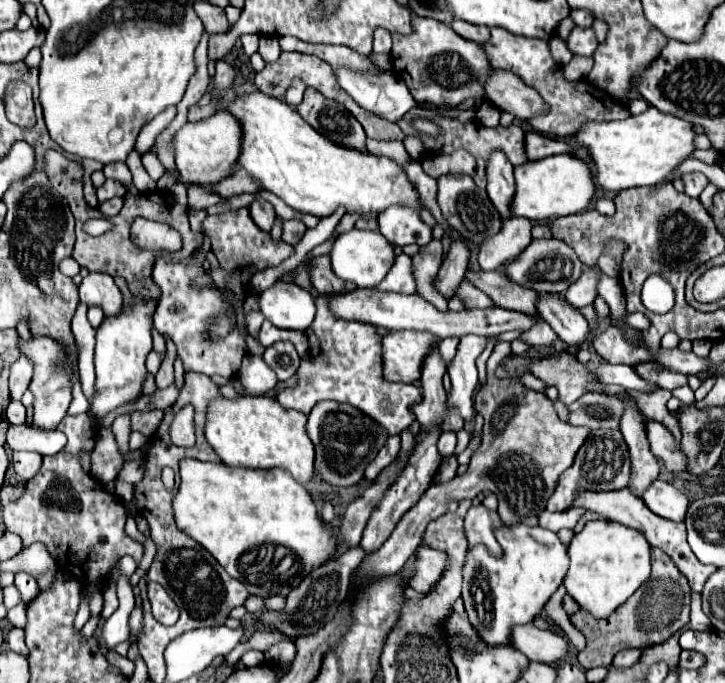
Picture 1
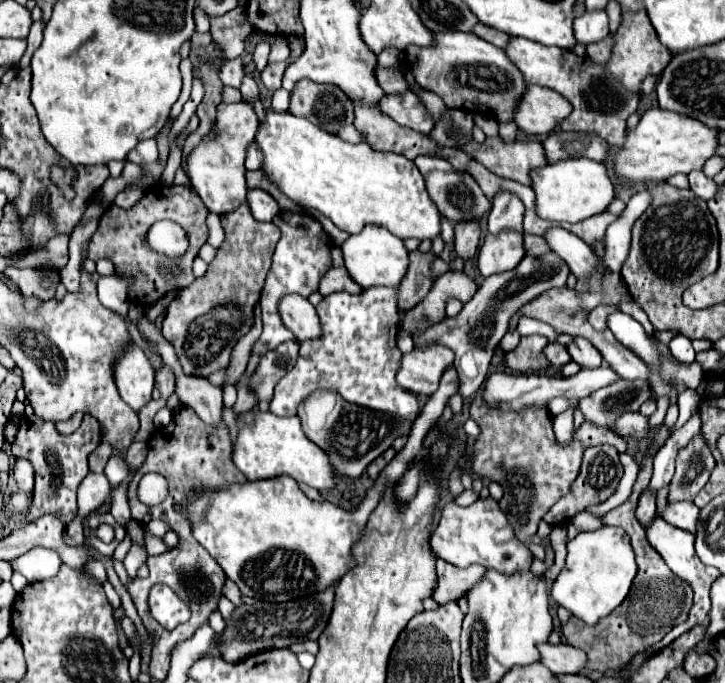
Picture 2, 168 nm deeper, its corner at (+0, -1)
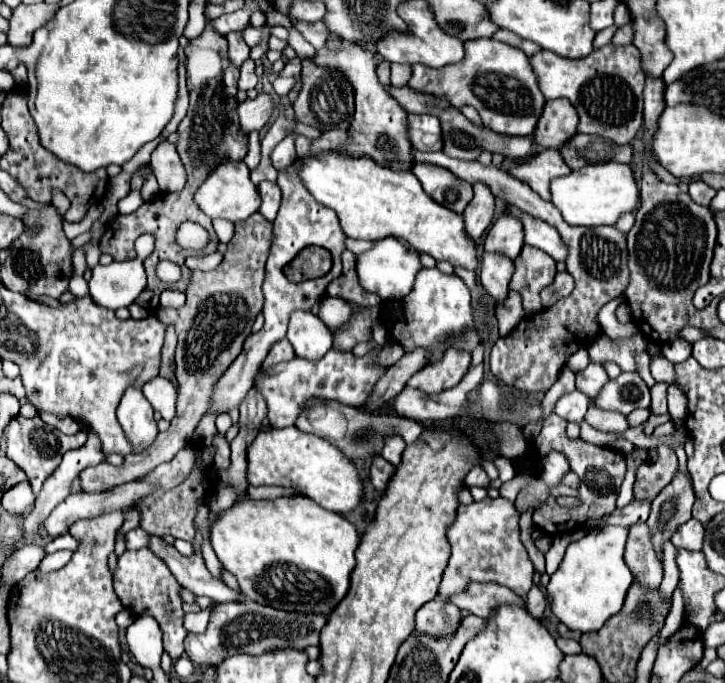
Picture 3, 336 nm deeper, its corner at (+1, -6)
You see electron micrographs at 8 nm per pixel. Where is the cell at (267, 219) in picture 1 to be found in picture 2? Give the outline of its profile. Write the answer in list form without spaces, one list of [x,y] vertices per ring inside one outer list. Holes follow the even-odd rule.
[[[251,189],[247,193],[247,205],[249,205],[253,217],[263,221],[263,223],[273,221],[273,217],[279,213],[277,201],[269,193],[265,193],[261,189]]]

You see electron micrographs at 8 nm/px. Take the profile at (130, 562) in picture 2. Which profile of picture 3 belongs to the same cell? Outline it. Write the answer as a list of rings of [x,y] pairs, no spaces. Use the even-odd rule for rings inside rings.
[[[142,528],[130,530],[130,532],[126,534],[126,548],[128,548],[128,550],[144,548],[144,546],[148,546],[148,542],[150,542],[150,534],[148,534],[146,530],[142,530]]]

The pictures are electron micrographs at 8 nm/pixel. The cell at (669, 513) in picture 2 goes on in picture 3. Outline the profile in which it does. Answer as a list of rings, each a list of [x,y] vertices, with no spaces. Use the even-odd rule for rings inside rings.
[[[694,518],[690,522],[682,524],[682,528],[678,528],[678,532],[672,536],[672,544],[676,548],[684,548],[690,552],[700,552],[702,540],[704,540],[704,528]]]

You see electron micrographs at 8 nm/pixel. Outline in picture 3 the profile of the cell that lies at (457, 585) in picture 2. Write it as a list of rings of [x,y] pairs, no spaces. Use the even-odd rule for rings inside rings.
[[[470,582],[462,594],[456,594],[448,600],[458,604],[458,608],[470,610],[480,618],[488,618],[494,612],[494,608],[504,604],[518,604],[526,608],[526,600],[516,596],[508,588],[498,584],[480,584],[480,582]]]

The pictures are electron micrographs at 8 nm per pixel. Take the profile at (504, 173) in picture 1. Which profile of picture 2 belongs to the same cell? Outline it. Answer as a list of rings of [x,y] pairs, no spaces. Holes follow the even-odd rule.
[[[497,191],[491,199],[491,213],[489,213],[489,231],[499,233],[501,229],[515,229],[523,231],[523,203],[517,195],[509,191]]]

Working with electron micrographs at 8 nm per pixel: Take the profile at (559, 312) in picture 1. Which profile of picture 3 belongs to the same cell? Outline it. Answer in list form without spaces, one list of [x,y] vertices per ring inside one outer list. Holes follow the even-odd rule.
[[[590,362],[584,372],[576,374],[576,388],[578,388],[580,392],[584,392],[590,400],[594,400],[594,398],[598,396],[598,392],[602,390],[602,386],[604,386],[608,380],[610,380],[610,378],[608,378],[606,370],[604,370],[600,364]]]

